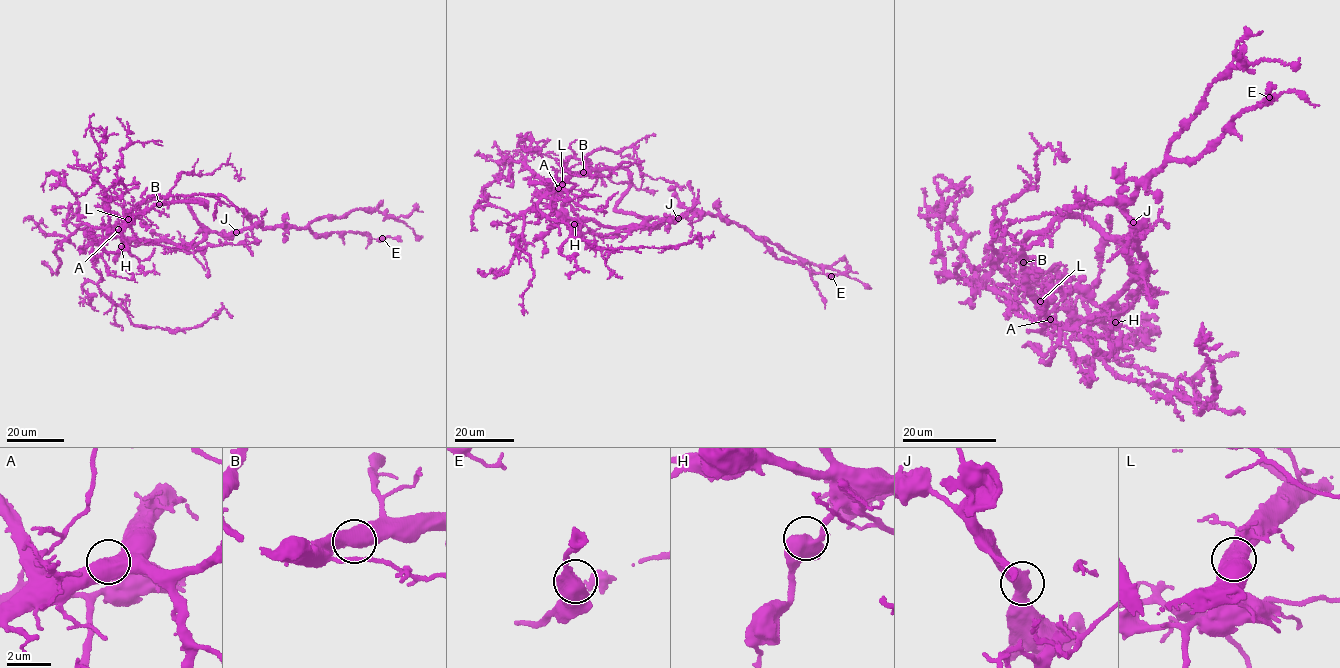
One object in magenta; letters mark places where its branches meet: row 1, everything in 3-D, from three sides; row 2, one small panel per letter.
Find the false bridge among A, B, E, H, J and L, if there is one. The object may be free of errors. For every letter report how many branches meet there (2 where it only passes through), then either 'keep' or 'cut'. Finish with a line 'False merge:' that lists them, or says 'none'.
A: branches 2; keep
B: branches 2; keep
E: branches 2; keep
H: branches 2; keep
J: branches 2; keep
L: branches 2; keep
False merge: none

